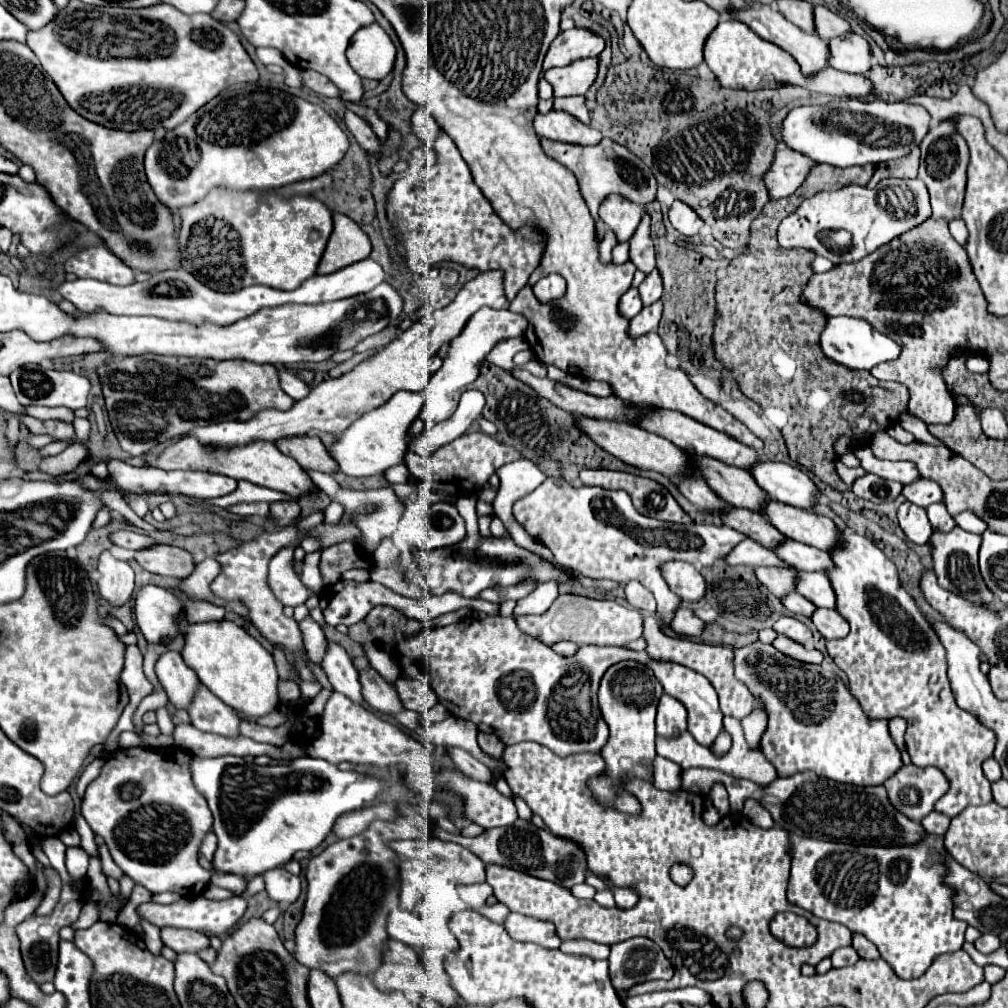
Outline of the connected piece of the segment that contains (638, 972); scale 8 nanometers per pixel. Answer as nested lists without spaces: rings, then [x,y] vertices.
[[[633,938],[611,946],[609,976],[617,992],[627,992],[647,980],[669,980],[671,962],[661,948],[647,938]]]

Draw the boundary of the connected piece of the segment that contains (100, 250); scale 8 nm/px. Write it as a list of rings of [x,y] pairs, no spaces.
[[[87,246],[79,250],[65,262],[65,272],[73,272],[79,278],[95,278],[117,286],[129,286],[135,282],[133,270],[103,246]]]

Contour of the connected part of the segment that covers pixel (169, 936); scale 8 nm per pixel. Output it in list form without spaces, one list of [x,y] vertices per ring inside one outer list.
[[[161,928],[161,940],[165,942],[165,946],[171,946],[175,952],[199,952],[201,948],[209,948],[209,938],[189,928]]]

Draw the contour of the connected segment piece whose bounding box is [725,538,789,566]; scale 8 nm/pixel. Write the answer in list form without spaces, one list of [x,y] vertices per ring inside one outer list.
[[[747,538],[739,546],[735,546],[735,550],[731,550],[731,554],[725,558],[725,562],[731,564],[731,566],[737,566],[737,564],[747,564],[747,566],[789,566],[781,558],[777,558],[769,548],[765,548],[763,544],[751,540],[751,538]]]

